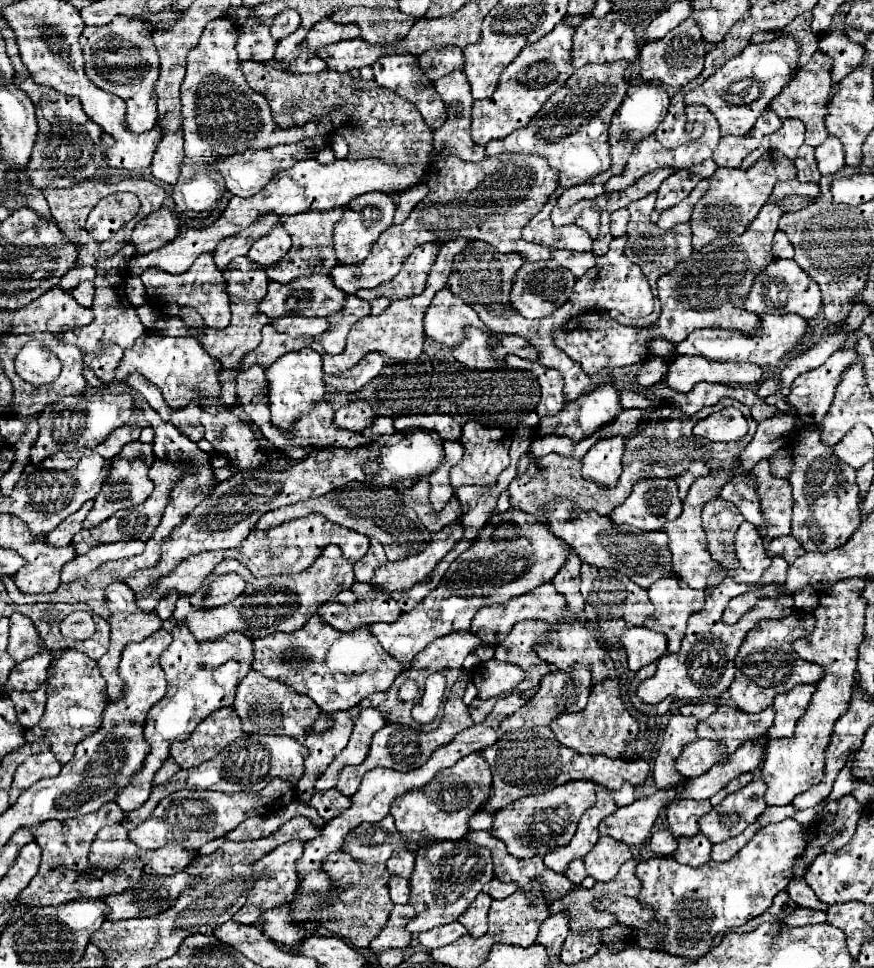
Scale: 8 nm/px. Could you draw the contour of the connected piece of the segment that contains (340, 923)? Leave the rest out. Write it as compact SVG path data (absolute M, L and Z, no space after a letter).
M333 852L329 856L325 856L321 870L331 878L333 882L333 892L323 896L323 894L307 894L301 896L297 894L297 898L291 900L291 918L293 922L319 922L325 930L329 930L333 936L337 938L345 938L349 940L355 948L369 948L369 942L379 936L379 932L383 930L387 916L393 908L393 902L389 898L389 888L387 888L387 880L389 880L389 872L385 868L385 864L365 864L365 862L353 862L353 858L349 858L345 852Z

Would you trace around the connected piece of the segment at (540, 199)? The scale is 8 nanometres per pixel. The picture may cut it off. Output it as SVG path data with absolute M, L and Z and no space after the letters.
M507 152L507 154L499 154L499 156L487 156L481 162L463 162L459 158L445 158L441 162L435 162L431 166L431 174L427 180L429 194L417 206L417 210L413 210L411 218L407 218L401 226L389 226L389 230L385 230L385 234L381 234L381 238L377 238L377 242L371 246L367 258L357 264L357 268L361 268L361 270L351 270L351 266L335 266L331 270L333 284L339 290L343 290L345 294L355 294L359 288L377 288L381 282L391 280L399 272L399 264L405 262L405 258L413 252L415 246L421 246L425 242L445 244L455 238L485 240L491 246L495 246L499 252L519 252L529 262L545 260L547 248L525 242L521 238L521 230L531 220L533 212L539 212L545 206L547 198L557 188L557 180L559 180L557 170L553 170L543 156L535 156L535 154Z

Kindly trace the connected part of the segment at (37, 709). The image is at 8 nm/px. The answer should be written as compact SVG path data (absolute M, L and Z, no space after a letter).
M41 686L41 690L35 690L33 694L11 694L19 724L23 728L31 728L41 720L45 710L45 700L47 700L45 688L47 686Z

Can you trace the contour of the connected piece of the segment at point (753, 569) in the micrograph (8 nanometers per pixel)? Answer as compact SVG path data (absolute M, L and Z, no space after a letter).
M743 522L735 534L733 546L735 546L735 556L739 560L739 568L733 570L721 568L715 574L729 576L739 584L759 584L759 578L769 568L771 558L765 554L763 540L757 534L757 528L749 522Z

